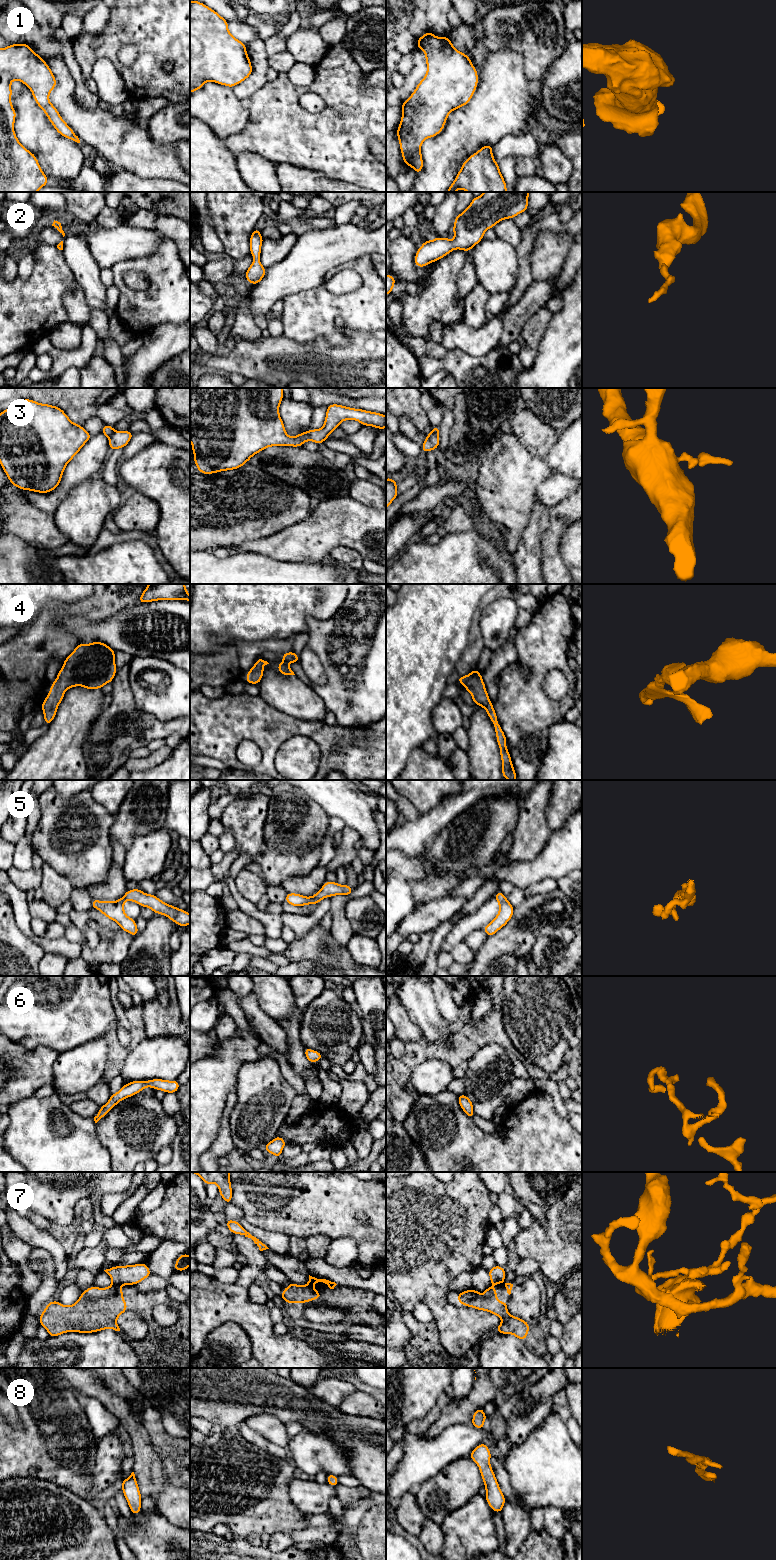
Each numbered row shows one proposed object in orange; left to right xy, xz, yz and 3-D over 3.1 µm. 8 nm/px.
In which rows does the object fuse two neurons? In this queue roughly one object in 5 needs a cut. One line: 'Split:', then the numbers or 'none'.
Split: 3, 7

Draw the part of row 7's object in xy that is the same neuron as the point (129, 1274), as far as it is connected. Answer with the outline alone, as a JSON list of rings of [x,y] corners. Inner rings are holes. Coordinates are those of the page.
[[[146,1263],[114,1266],[104,1270],[115,1285],[135,1285],[151,1275]]]

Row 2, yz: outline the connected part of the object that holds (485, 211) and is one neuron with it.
[[[484,192],[454,220],[455,239],[437,237],[424,241],[417,250],[414,262],[419,268],[445,257],[454,249],[469,252],[482,239],[487,229],[504,219],[515,218],[528,210],[530,192]]]

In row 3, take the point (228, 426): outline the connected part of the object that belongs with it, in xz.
[[[190,388],[190,441],[194,453],[194,464],[199,473],[213,474],[221,471],[241,468],[250,458],[260,451],[271,446],[292,446],[301,447],[309,441],[308,433],[302,432],[299,435],[290,437],[286,434],[284,423],[279,414],[279,406],[283,400],[283,388]]]

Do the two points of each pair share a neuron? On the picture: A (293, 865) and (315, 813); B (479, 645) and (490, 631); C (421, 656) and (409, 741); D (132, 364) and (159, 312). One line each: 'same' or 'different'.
A: different
B: different
C: same
D: different

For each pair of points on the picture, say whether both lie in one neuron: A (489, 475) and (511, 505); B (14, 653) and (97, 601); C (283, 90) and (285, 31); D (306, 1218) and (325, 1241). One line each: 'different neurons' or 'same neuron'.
A: same neuron
B: same neuron
C: different neurons
D: different neurons

